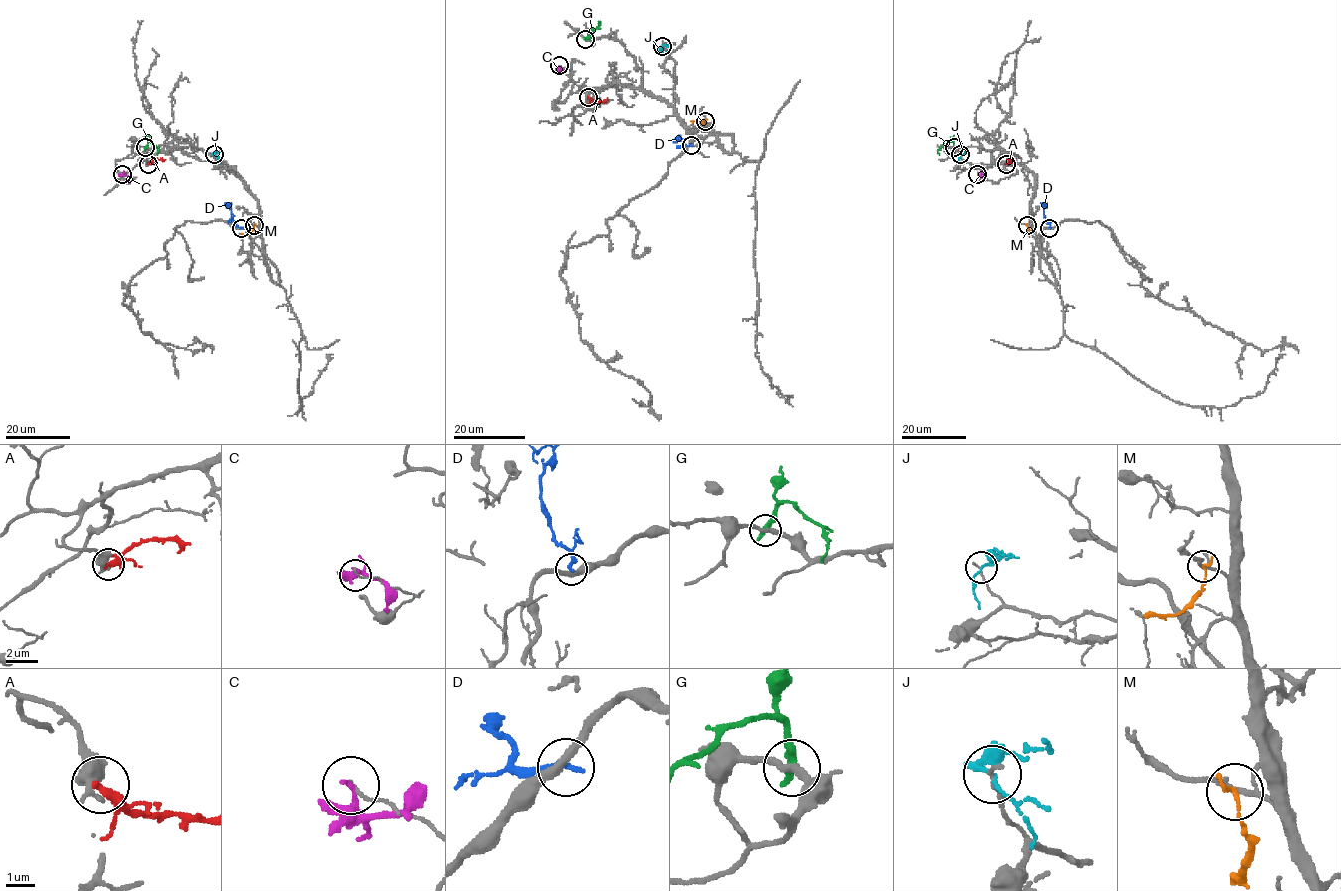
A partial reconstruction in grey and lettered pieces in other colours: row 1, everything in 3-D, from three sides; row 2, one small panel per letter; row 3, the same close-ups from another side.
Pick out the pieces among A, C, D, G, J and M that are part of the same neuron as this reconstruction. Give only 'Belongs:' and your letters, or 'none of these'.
Belongs: none of these

